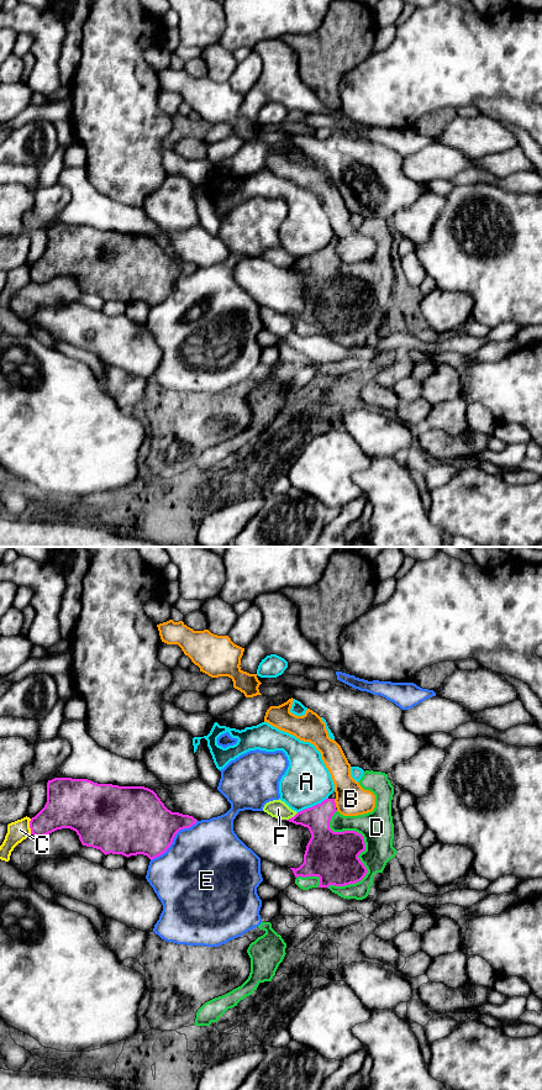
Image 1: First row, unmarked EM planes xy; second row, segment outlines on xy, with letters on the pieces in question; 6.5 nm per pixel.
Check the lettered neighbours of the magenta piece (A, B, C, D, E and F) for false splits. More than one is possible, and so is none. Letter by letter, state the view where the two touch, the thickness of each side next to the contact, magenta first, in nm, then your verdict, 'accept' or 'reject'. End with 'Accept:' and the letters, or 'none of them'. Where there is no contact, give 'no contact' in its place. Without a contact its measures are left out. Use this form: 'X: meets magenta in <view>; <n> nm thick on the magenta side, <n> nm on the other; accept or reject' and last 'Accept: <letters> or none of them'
A: meets magenta in xy; 190 nm thick on the magenta side, 300 nm on the other; reject
B: meets magenta in xy; 170 nm thick on the magenta side, 200 nm on the other; reject
C: meets magenta in xy; 240 nm thick on the magenta side, 140 nm on the other; reject
D: meets magenta in xy; 320 nm thick on the magenta side, 220 nm on the other; accept
E: meets magenta in xy; 400 nm thick on the magenta side, 480 nm on the other; reject
F: meets magenta in xy; 170 nm thick on the magenta side, 120 nm on the other; reject
Accept: D

